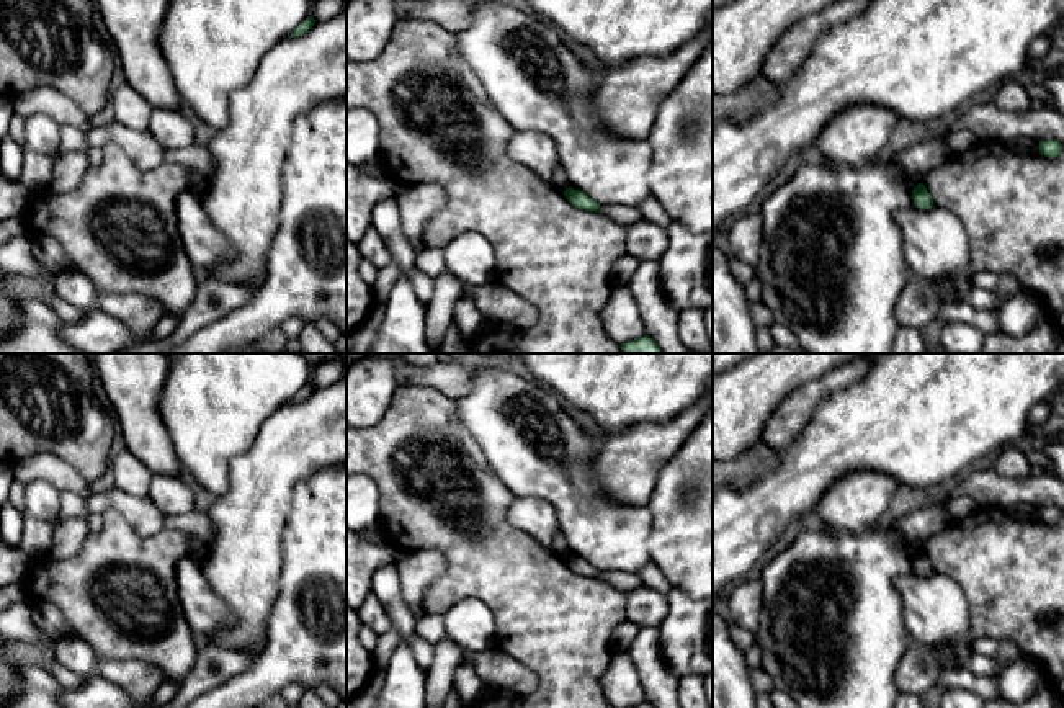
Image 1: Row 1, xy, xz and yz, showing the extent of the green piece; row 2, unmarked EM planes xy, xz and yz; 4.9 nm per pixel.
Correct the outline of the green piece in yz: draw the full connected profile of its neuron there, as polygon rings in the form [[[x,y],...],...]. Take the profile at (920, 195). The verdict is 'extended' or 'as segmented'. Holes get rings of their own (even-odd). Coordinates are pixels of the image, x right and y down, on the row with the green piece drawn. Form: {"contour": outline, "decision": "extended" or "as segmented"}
{"contour": [[[919,183],[912,190],[912,199],[914,199],[914,206],[917,206],[920,209],[928,209],[933,206],[933,199],[932,199],[932,196],[923,183]]], "decision": "as segmented"}

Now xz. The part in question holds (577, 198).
{"contour": [[[570,186],[564,191],[564,196],[572,206],[583,209],[583,211],[597,213],[600,208],[600,204],[593,201],[590,196],[587,196],[583,191],[574,190]]], "decision": "as segmented"}

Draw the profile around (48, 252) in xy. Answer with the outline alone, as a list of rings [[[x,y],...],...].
[[[34,239],[33,253],[36,262],[46,265],[54,273],[70,270],[70,262],[57,240],[52,239]]]

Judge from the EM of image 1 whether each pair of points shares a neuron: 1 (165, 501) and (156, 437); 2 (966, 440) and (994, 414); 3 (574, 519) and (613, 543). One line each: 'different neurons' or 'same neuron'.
1: different neurons
2: same neuron
3: same neuron

